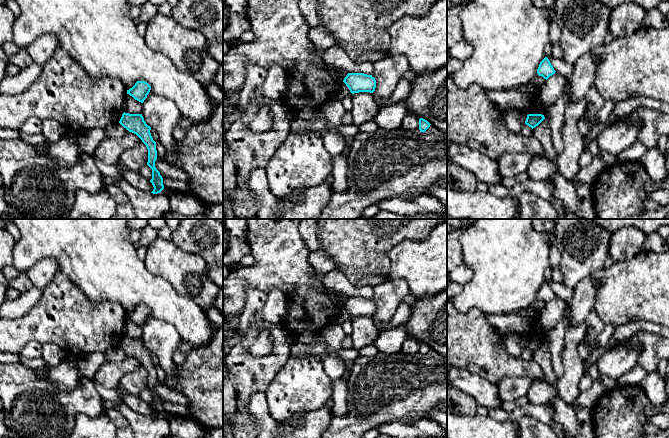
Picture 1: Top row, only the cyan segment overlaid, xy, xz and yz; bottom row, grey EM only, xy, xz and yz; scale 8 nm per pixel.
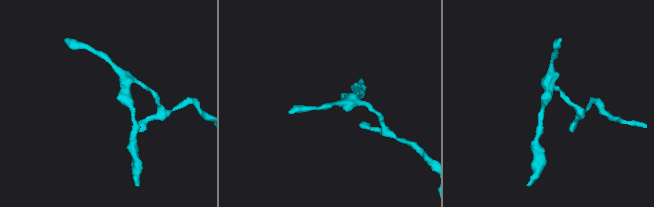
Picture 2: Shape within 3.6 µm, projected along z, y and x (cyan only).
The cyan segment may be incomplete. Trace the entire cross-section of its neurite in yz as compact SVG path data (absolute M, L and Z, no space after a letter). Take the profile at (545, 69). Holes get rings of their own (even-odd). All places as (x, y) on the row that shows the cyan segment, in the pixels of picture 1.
M545 57L539 64L539 67L537 69L537 74L539 76L542 76L544 79L548 79L550 76L555 74L555 70L553 66L551 65L549 59Z

